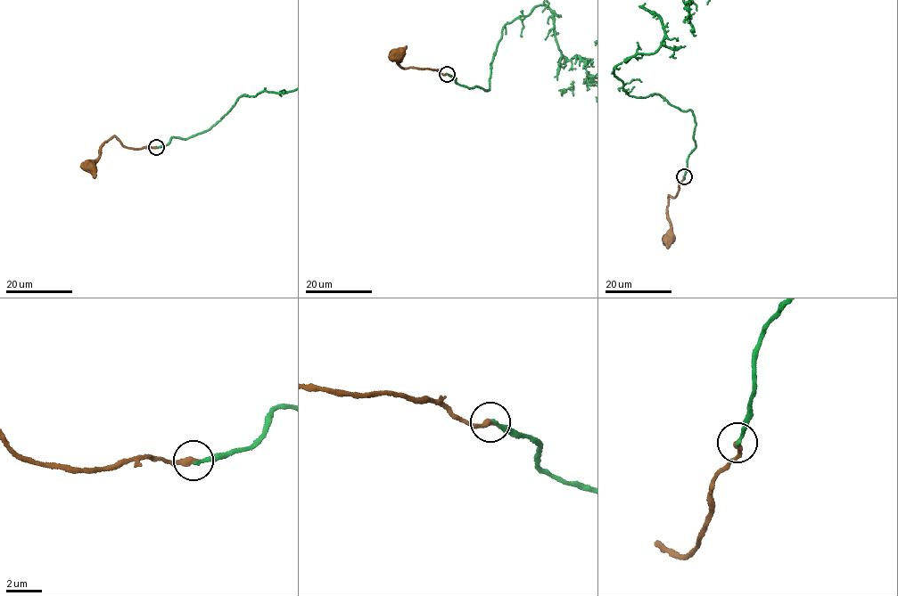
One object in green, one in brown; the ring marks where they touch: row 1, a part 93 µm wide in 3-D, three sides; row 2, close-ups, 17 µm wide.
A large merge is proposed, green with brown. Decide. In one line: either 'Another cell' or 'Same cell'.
Same cell

